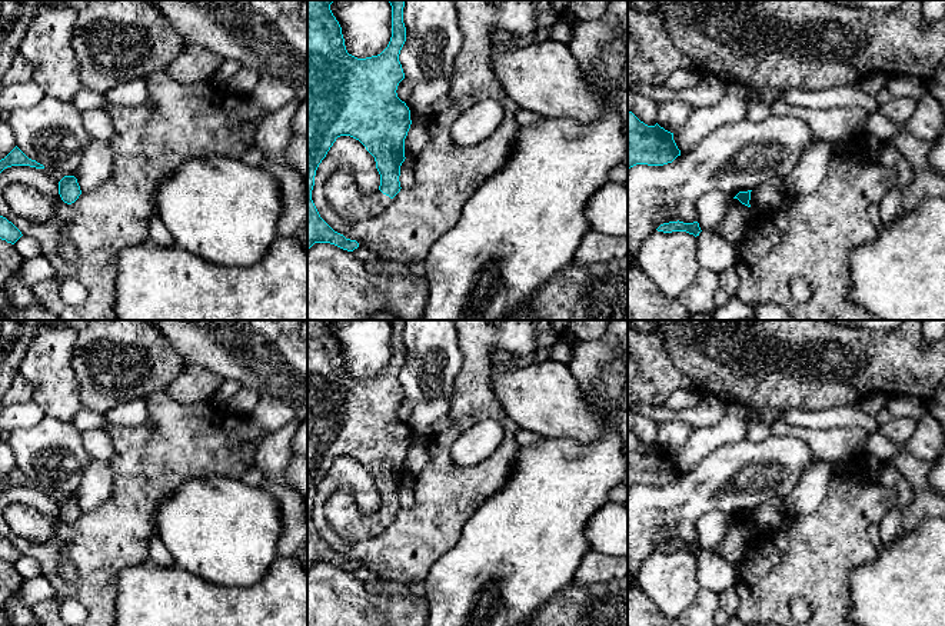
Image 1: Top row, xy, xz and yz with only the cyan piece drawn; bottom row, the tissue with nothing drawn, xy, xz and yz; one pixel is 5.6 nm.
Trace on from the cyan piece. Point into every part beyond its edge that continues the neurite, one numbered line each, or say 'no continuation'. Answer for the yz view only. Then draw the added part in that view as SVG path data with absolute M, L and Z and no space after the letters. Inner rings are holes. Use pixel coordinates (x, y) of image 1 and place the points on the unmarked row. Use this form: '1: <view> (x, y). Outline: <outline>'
no continuation

